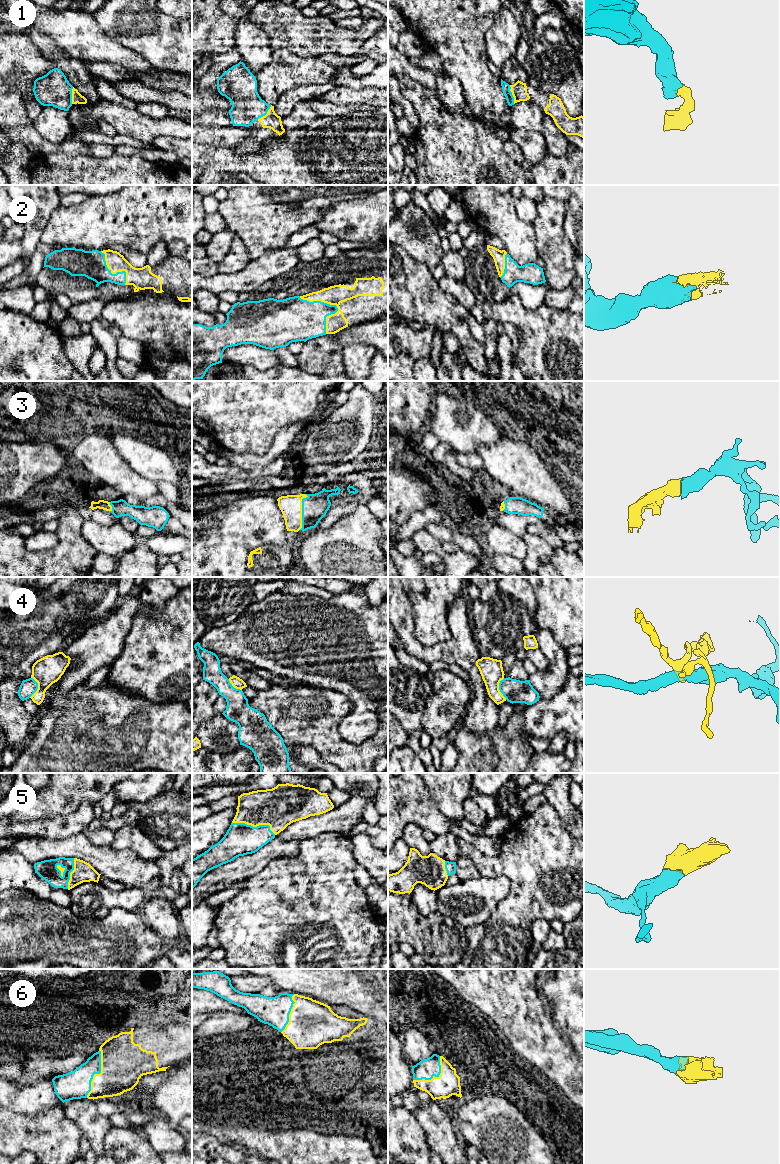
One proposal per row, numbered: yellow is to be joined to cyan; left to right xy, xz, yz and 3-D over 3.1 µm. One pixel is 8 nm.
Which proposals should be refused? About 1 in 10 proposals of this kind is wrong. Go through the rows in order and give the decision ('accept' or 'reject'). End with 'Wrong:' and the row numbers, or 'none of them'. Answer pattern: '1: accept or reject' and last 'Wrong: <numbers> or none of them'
1: accept
2: accept
3: accept
4: reject
5: accept
6: accept
Wrong: 4

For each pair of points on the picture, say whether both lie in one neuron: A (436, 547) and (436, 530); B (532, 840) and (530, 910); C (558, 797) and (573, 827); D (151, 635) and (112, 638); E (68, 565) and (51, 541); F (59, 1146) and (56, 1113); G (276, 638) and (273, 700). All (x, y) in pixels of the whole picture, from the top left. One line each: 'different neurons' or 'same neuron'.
A: different neurons
B: same neuron
C: same neuron
D: different neurons
E: different neurons
F: same neuron
G: different neurons

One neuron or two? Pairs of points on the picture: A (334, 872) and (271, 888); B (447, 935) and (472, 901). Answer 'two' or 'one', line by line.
A: one
B: two

